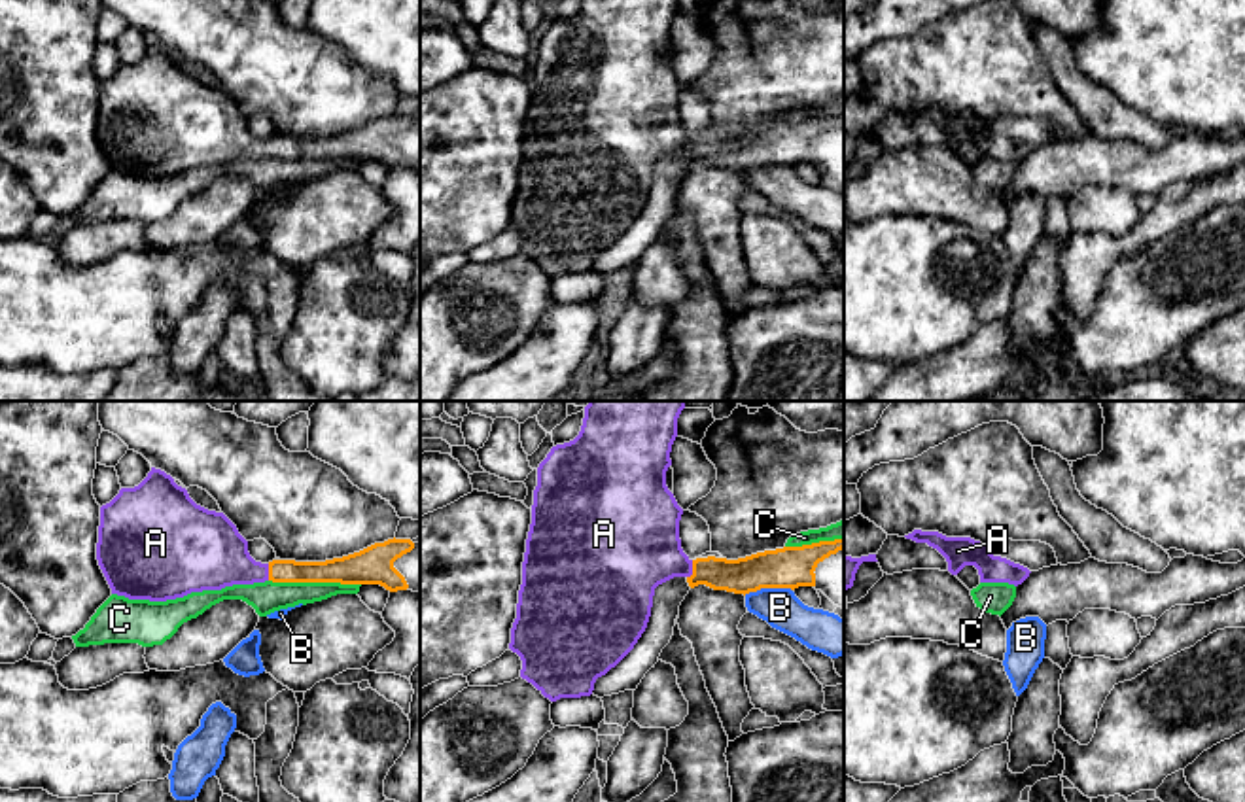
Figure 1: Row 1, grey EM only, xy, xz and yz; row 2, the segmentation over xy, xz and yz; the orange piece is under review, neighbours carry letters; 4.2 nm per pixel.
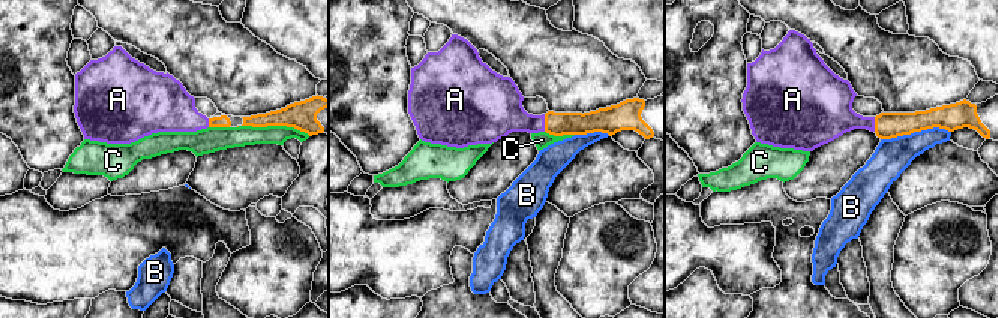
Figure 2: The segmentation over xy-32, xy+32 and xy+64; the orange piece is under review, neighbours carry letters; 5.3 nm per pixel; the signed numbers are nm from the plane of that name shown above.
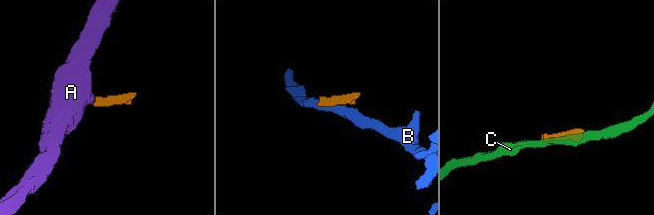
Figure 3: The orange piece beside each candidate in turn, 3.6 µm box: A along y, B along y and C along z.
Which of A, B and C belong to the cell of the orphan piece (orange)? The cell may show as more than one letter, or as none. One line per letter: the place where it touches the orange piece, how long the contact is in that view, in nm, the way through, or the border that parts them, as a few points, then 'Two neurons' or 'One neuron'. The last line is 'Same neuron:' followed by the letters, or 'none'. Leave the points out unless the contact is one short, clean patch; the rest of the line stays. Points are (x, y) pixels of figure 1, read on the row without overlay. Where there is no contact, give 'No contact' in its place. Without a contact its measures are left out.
A: Touches orange at xz (693, 146). Shared border 80 nm. Path across: xz (750, 150), (693, 146), (638, 125). One neuron
B: Touches orange at xz (767, 163). Shared border 200 nm. Boundary: xz (791, 165), (757, 165), (744, 171). Two neurons
C: Touches orange at xy (315, 157). Shared border 400 nm. Two neurons
Same neuron: A

